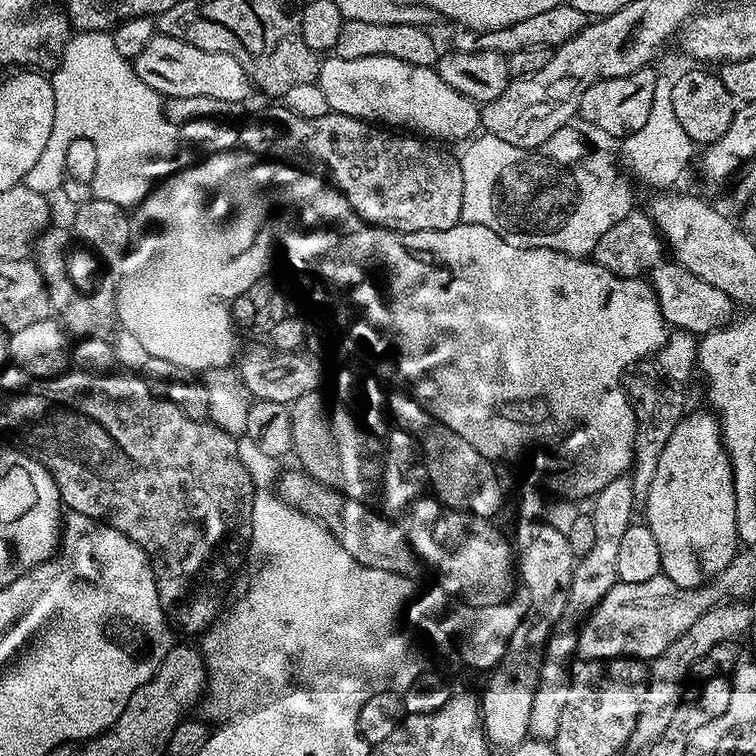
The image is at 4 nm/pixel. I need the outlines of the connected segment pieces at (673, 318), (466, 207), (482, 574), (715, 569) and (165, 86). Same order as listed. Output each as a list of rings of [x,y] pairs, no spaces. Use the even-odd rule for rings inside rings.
[[[661,262],[653,266],[650,271],[652,292],[660,307],[660,313],[665,324],[676,330],[691,332],[699,338],[708,332],[723,328],[734,319],[734,302],[722,290],[710,286],[710,282],[702,282],[690,270],[686,270],[675,262]]]
[[[569,126],[558,130],[537,148],[510,146],[510,142],[487,134],[469,139],[468,149],[458,156],[462,166],[461,221],[494,230],[510,246],[549,248],[577,258],[591,254],[594,246],[598,246],[598,238],[633,212],[634,204],[632,192],[624,181],[625,173],[616,169],[615,162],[606,153],[591,148],[574,129]]]
[[[435,498],[413,499],[407,509],[406,531],[410,546],[416,551],[421,565],[436,575],[435,583],[449,597],[472,608],[498,606],[513,599],[512,587],[518,584],[514,571],[514,548],[495,528],[491,519],[455,512]]]
[[[689,411],[678,422],[678,426],[674,426],[674,434],[670,434],[666,450],[662,450],[658,457],[654,482],[650,482],[648,497],[642,505],[643,519],[650,534],[654,534],[662,554],[663,575],[683,588],[700,588],[715,580],[718,573],[726,570],[726,566],[738,554],[732,459],[724,451],[724,436],[720,432],[719,419],[711,411],[708,412]]]
[[[153,36],[146,50],[136,56],[134,67],[138,78],[161,98],[218,98],[218,102],[243,105],[244,99],[254,92],[253,77],[241,60],[230,54],[202,50],[173,36]]]

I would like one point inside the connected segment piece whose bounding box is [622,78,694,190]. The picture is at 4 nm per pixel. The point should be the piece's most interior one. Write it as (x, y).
(658, 153)

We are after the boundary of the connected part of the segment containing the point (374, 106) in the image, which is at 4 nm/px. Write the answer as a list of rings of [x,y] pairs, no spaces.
[[[332,54],[320,61],[319,88],[333,112],[392,130],[407,130],[436,142],[464,142],[475,137],[480,128],[481,105],[442,82],[435,67],[410,66],[410,62],[389,56],[342,58]]]

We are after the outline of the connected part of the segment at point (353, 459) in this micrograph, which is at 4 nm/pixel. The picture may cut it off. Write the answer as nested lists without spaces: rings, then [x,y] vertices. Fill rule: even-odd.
[[[320,392],[302,394],[290,405],[292,452],[300,459],[299,467],[318,482],[355,500],[367,501],[380,476],[381,441],[364,431],[347,407],[327,408],[322,397]]]

